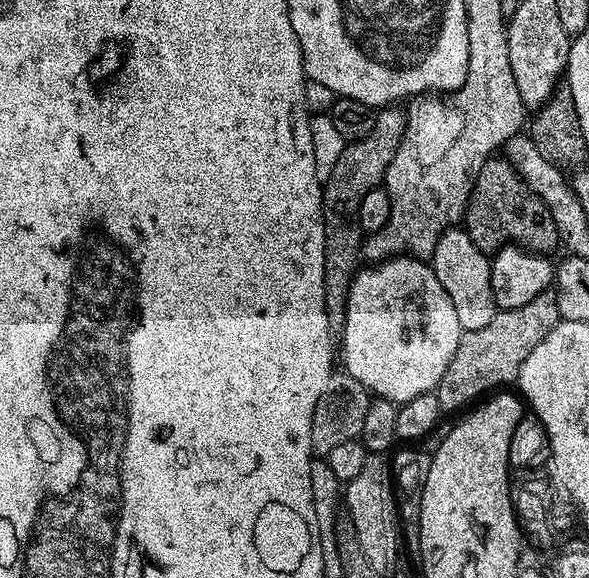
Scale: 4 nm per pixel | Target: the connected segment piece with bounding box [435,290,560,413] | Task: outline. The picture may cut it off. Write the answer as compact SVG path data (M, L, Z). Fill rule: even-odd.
M549 290L538 294L538 298L532 298L526 305L499 309L482 330L464 332L458 350L454 350L454 358L450 358L450 366L446 366L446 374L442 374L435 390L441 409L445 413L459 413L463 404L471 405L493 390L515 385L520 378L522 362L526 362L534 346L538 346L559 321L558 298L555 291Z

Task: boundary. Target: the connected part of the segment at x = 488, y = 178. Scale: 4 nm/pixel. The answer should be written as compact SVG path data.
M489 158L478 170L470 194L468 209L464 212L462 227L468 236L486 254L495 254L501 248L515 246L537 254L552 254L561 247L558 226L546 210L546 202L530 190L530 186L516 173L506 158Z

